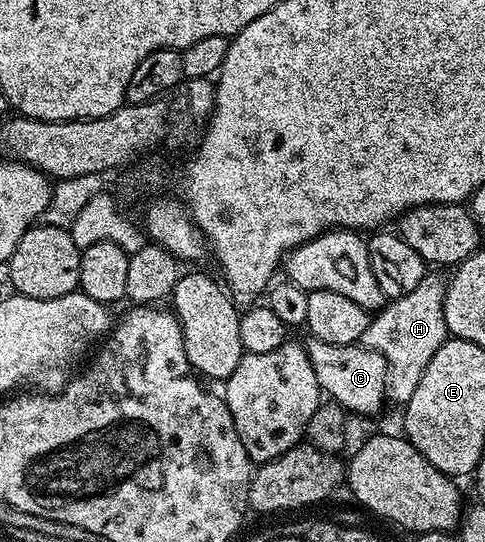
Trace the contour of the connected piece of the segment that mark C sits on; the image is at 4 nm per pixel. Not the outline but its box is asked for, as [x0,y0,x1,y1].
[306,338,388,416]

